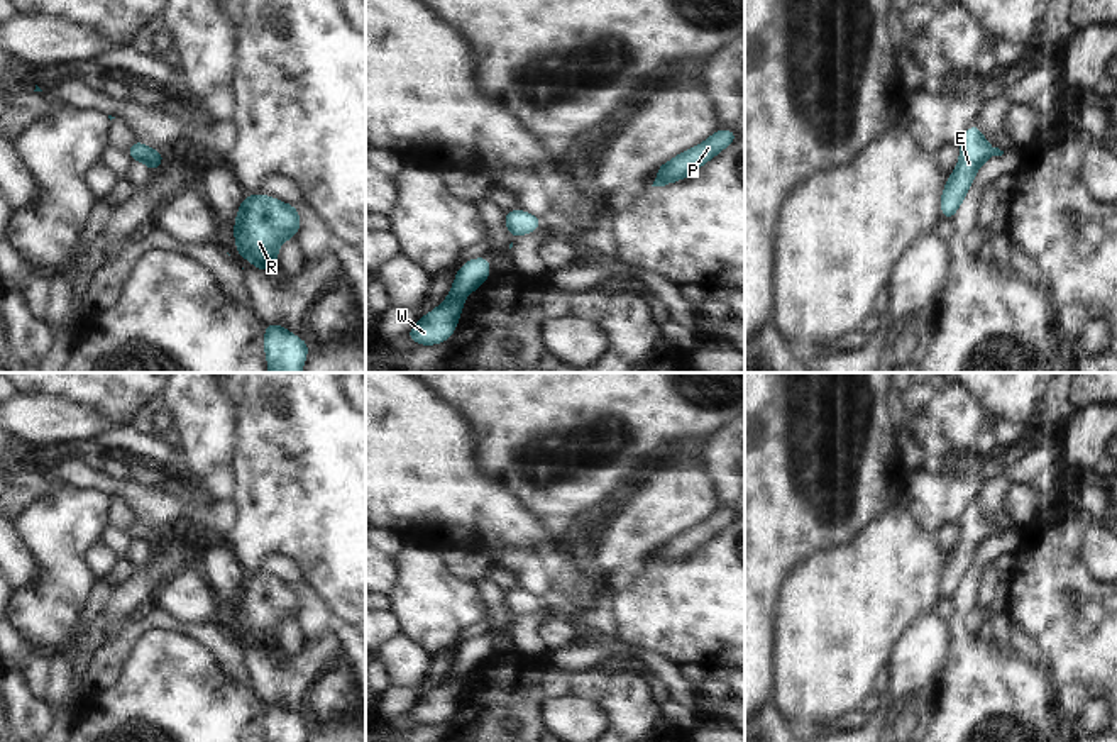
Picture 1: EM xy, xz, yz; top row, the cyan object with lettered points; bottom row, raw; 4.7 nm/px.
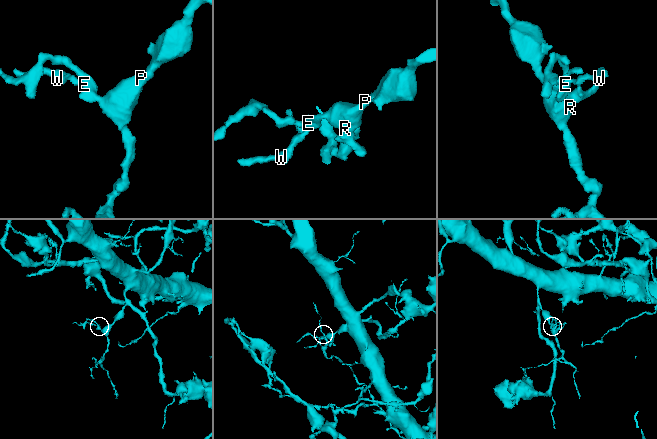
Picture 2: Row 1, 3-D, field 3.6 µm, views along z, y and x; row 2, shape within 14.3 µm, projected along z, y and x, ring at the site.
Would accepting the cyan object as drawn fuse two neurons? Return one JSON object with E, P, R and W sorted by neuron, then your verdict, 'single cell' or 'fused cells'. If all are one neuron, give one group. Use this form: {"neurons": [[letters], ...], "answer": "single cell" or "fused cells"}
{"neurons": [["E", "P", "R", "W"]], "answer": "single cell"}

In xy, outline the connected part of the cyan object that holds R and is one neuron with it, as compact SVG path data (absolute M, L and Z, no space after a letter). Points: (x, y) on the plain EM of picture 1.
M264 573L245 574L234 601L237 635L250 639L250 647L278 651L278 628L286 618L298 615L301 605L298 590L296 584Z

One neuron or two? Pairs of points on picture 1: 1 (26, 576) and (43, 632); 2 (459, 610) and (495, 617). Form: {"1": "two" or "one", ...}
{"1": "two", "2": "two"}

